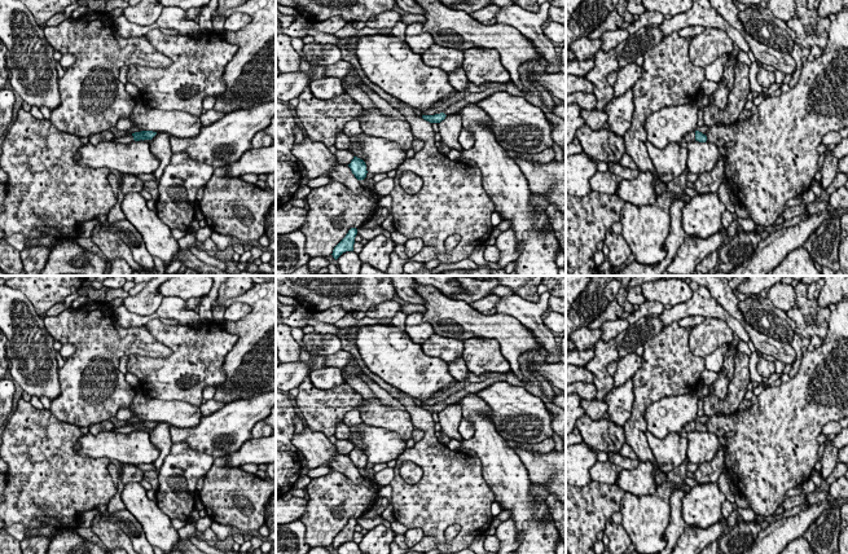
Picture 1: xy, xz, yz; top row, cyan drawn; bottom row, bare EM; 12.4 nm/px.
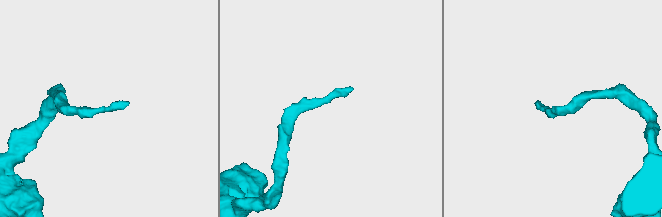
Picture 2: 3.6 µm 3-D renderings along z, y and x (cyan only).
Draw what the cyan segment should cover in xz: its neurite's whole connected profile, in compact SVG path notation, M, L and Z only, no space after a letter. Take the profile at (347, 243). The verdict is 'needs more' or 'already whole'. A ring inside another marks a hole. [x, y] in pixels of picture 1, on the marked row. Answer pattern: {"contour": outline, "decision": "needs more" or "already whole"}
{"contour": "M351 228L346 237L334 247L333 258L337 260L343 252L353 251L355 237L357 234L356 228Z", "decision": "already whole"}

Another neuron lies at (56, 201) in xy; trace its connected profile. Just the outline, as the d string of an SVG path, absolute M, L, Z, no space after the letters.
M18 110L3 140L0 155L0 168L8 175L4 211L0 214L5 236L23 234L26 247L44 245L39 241L44 234L61 242L75 238L83 223L109 214L118 201L107 181L110 170L80 166L76 157L83 145L80 137L57 129L49 120Z

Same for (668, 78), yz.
M675 31L643 54L641 78L633 87L632 127L624 135L625 153L637 164L638 172L653 172L656 176L646 150L643 124L647 116L662 107L695 104L702 92L706 72L704 67L690 61L690 41L691 38L682 38Z

